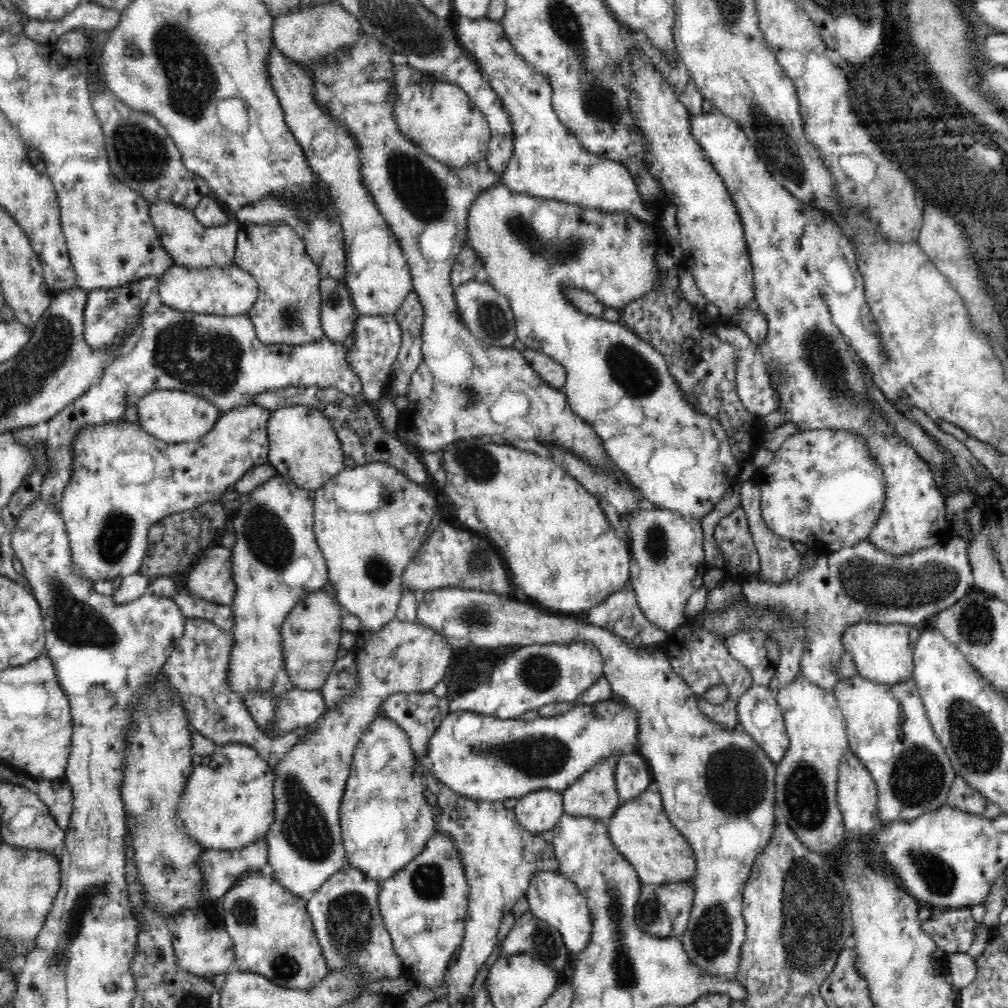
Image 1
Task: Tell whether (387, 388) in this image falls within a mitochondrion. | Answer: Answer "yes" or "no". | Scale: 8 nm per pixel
no

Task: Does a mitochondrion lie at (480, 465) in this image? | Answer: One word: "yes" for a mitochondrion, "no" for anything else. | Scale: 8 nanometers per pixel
yes

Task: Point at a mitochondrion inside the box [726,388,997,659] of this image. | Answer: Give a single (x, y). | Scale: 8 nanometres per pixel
(862, 579)

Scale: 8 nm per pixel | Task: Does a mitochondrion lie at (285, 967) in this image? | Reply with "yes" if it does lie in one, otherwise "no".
yes

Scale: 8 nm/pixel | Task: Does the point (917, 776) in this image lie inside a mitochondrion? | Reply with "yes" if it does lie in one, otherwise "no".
yes

